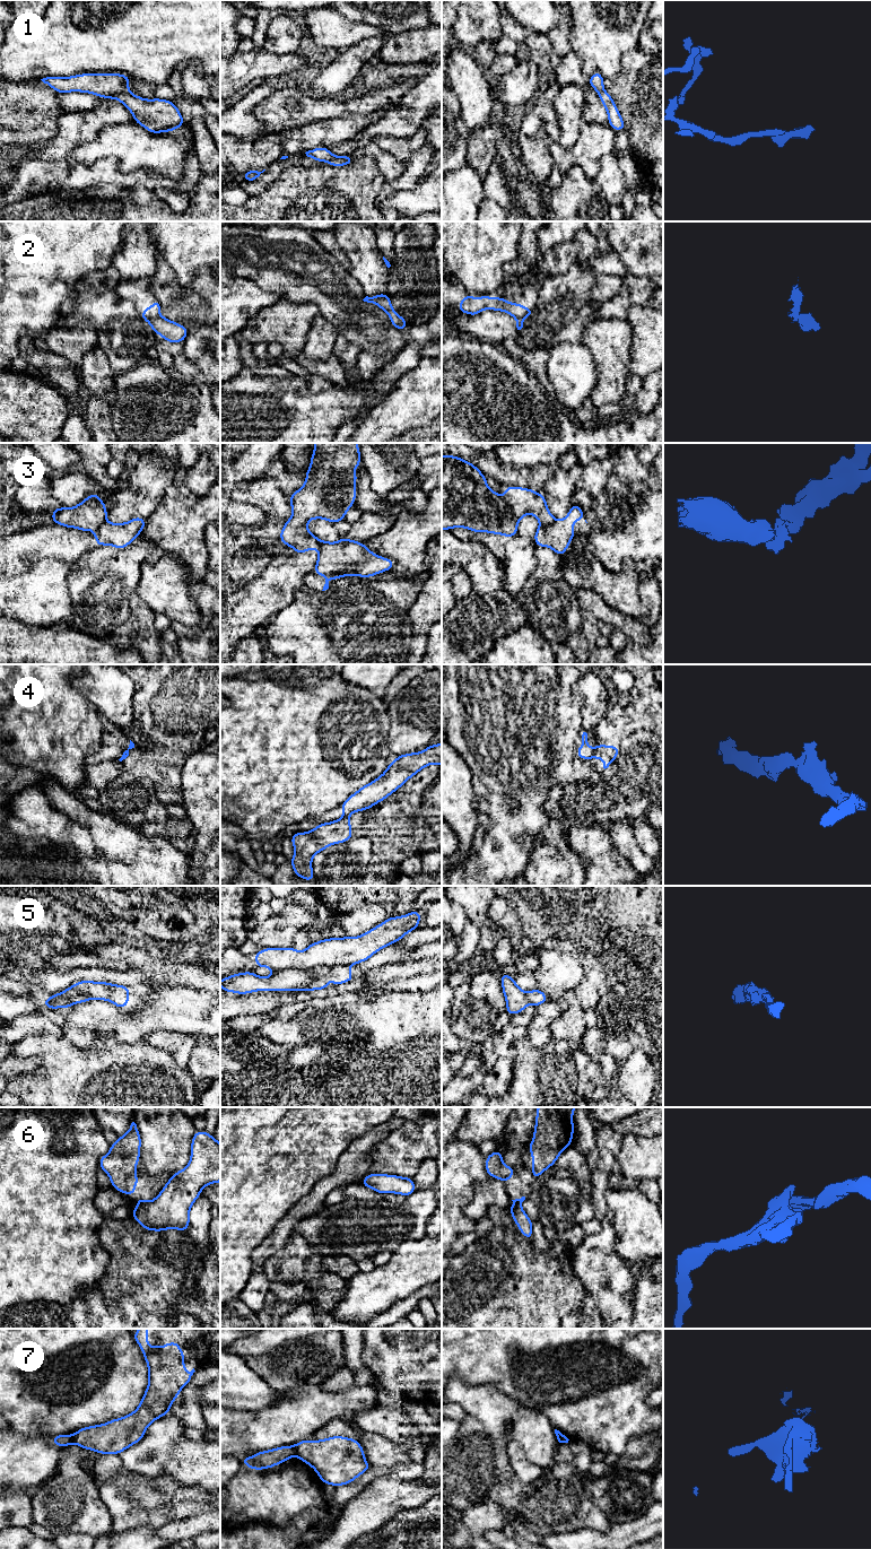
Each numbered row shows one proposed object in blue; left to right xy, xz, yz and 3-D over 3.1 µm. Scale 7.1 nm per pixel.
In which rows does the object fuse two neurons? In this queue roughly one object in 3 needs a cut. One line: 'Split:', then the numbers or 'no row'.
Split: 1, 2, 3, 4, 5, 6, 7

